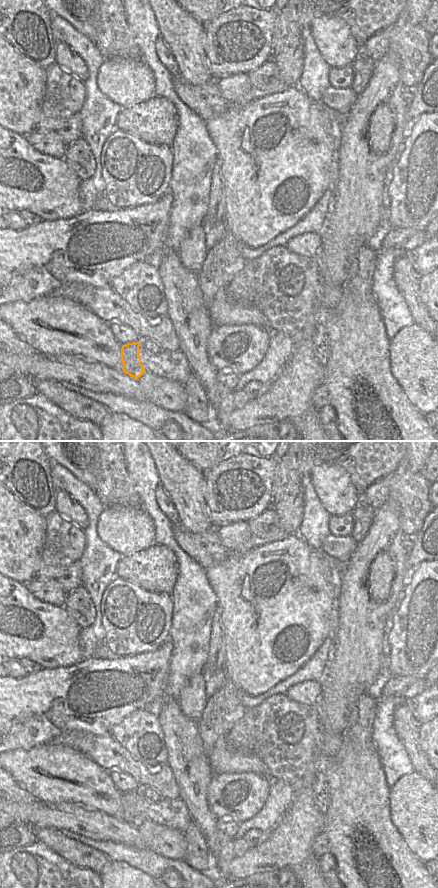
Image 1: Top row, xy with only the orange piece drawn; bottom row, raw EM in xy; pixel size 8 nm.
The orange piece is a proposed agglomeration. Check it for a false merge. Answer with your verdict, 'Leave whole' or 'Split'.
Leave whole.

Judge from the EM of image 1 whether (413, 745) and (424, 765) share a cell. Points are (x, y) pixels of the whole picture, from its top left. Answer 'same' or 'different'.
same

